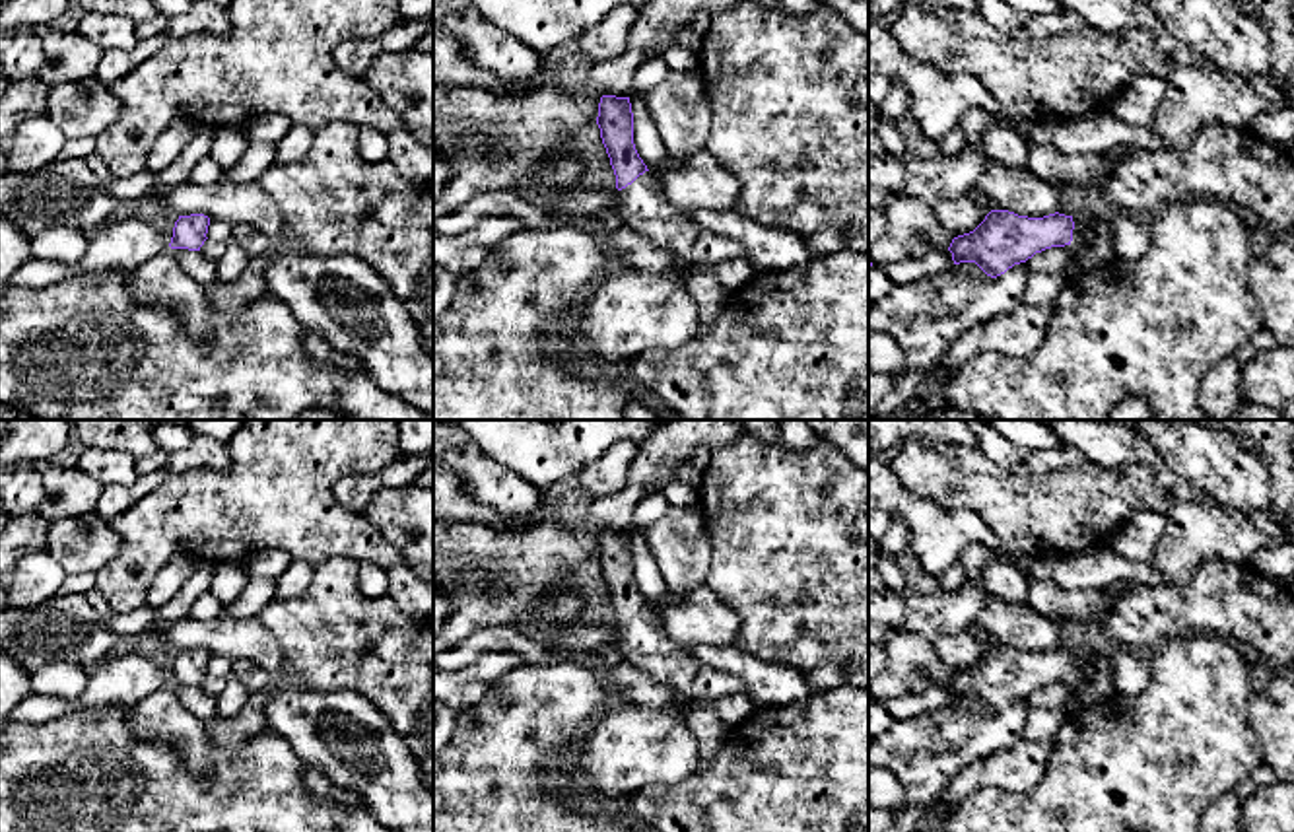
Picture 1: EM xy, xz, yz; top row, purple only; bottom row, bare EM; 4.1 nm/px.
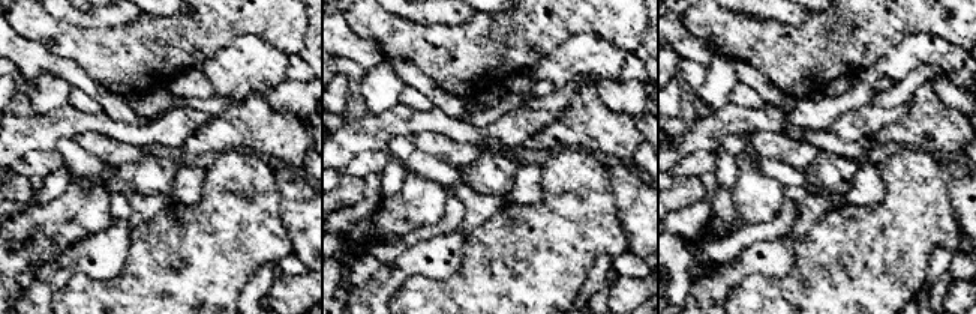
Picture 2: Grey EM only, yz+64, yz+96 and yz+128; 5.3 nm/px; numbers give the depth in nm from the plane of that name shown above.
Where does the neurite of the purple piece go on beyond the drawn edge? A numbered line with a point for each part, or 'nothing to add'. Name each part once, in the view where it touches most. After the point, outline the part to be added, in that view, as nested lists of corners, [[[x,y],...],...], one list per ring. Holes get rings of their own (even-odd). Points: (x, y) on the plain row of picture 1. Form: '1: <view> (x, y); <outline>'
1: xz (642, 640); [[[651,607],[618,626],[616,640],[622,661],[670,684],[688,700],[715,704],[719,698],[744,692],[740,678],[698,661],[688,649],[672,643]]]

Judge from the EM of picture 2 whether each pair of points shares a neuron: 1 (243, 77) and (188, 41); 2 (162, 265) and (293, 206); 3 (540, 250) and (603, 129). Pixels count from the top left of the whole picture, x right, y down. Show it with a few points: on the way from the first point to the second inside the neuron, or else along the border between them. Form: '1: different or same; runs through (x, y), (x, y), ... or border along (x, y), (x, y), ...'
1: different; border along (233, 41), (203, 63)
2: different; border along (273, 176), (278, 185), (282, 223), (291, 245)
3: different; border along (556, 150), (586, 149), (595, 155)

